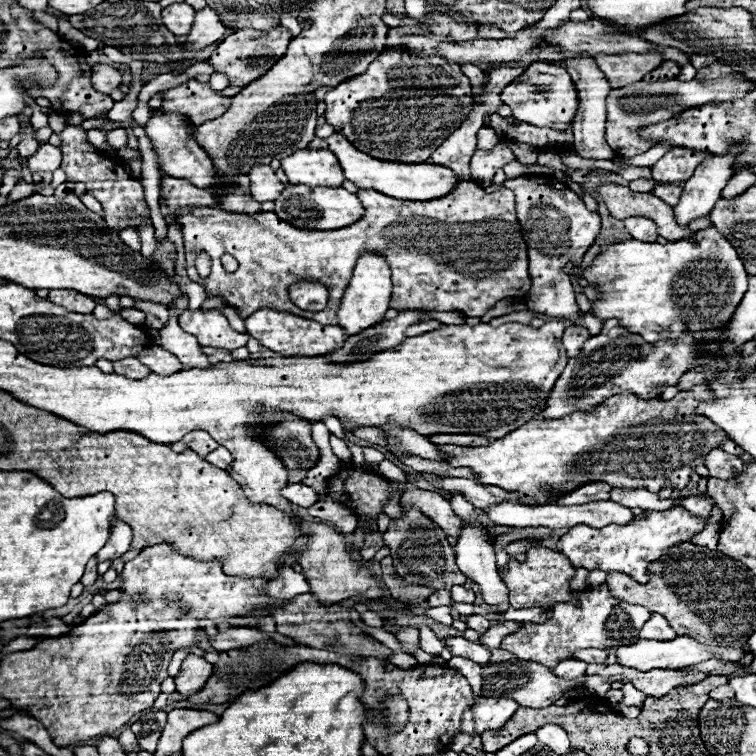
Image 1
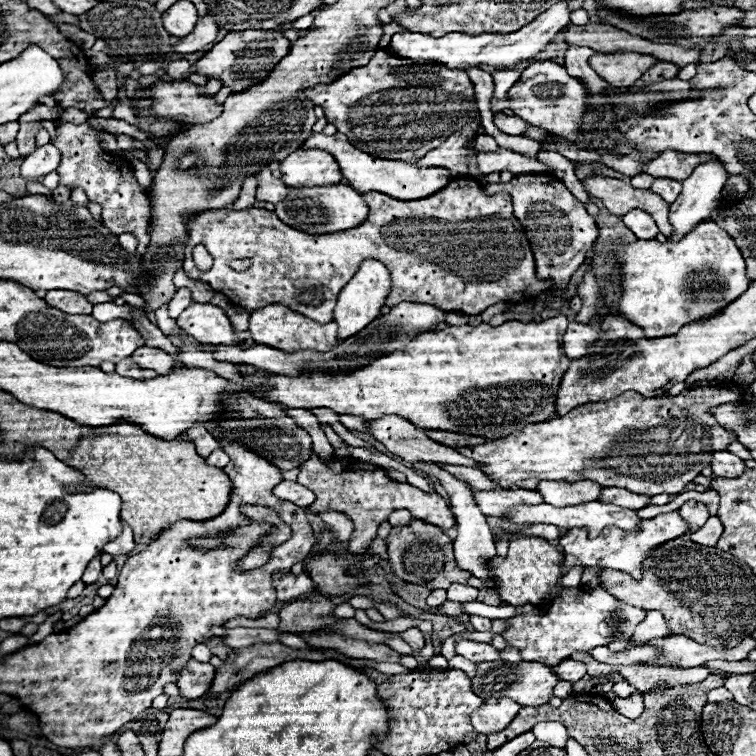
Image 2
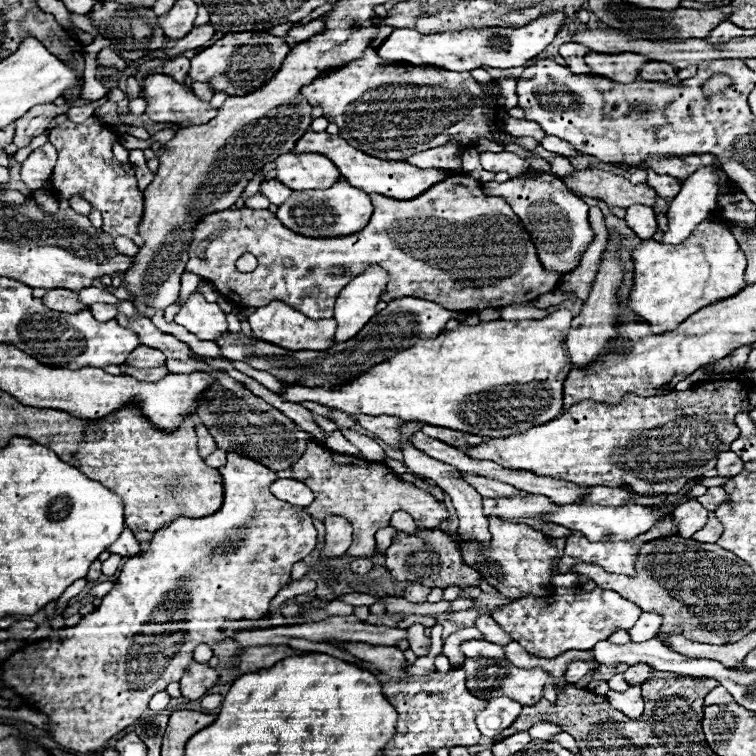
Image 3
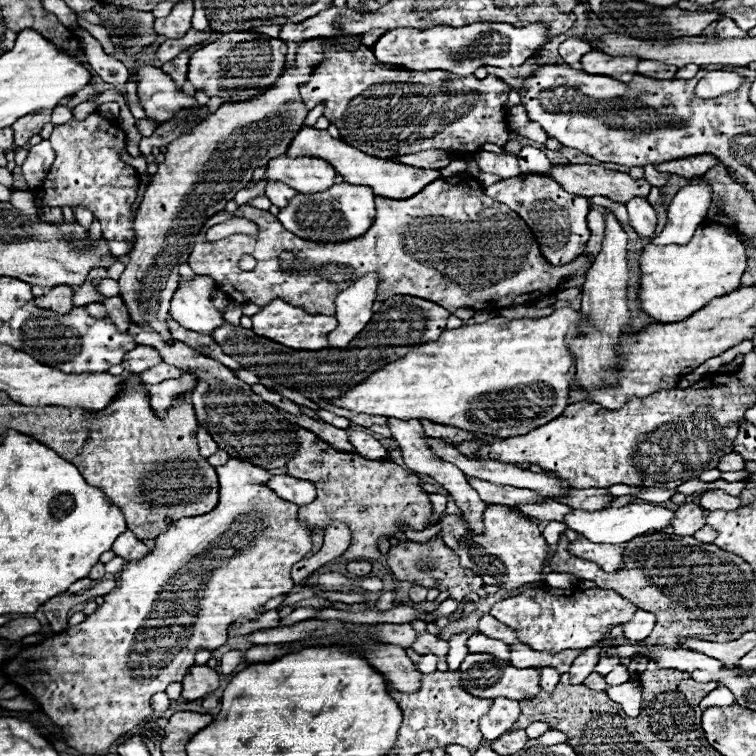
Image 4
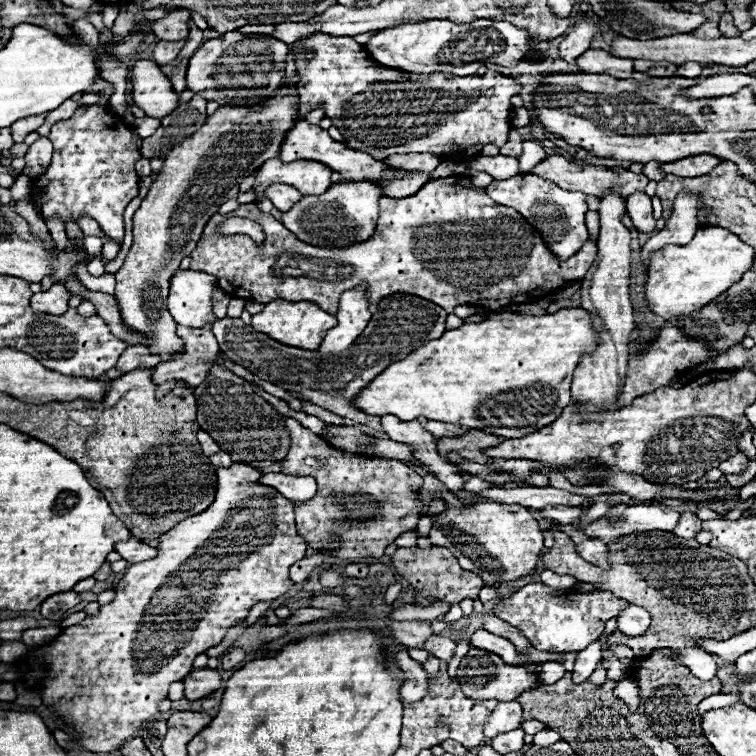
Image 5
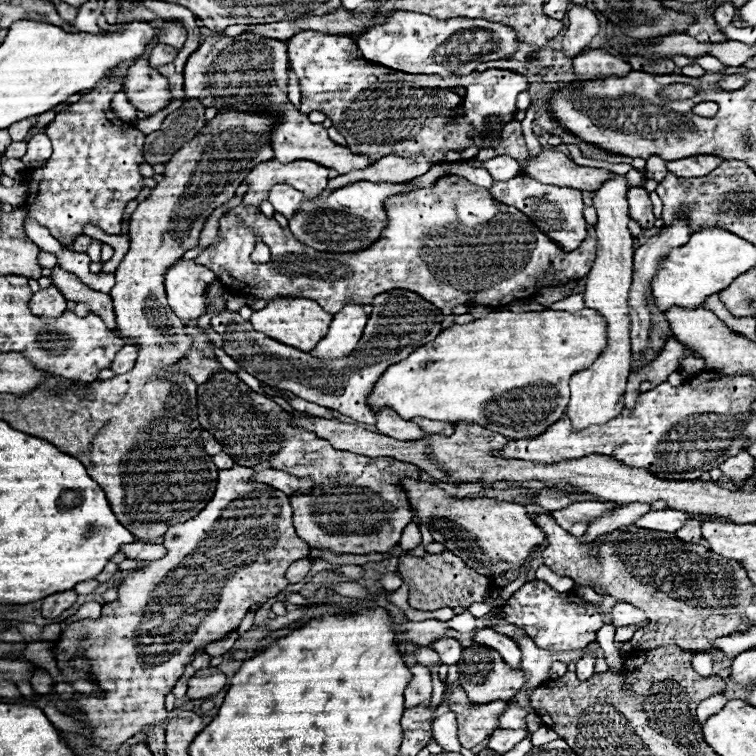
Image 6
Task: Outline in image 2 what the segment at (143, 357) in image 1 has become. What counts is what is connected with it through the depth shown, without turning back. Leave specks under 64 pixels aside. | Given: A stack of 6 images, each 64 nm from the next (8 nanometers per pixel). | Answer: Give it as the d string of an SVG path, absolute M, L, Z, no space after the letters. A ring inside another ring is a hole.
M142 346L142 348L136 350L130 358L132 358L132 362L136 362L138 366L152 368L152 370L156 370L158 374L170 374L170 372L172 372L172 366L174 366L174 360L170 358L170 354L166 354L166 352L160 350L160 348Z

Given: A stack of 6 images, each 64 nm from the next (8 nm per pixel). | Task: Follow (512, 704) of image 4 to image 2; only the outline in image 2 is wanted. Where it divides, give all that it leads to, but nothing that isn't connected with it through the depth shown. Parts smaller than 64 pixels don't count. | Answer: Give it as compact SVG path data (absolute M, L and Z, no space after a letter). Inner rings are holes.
M488 698L484 704L472 712L472 724L476 734L496 734L516 718L520 704L510 698Z

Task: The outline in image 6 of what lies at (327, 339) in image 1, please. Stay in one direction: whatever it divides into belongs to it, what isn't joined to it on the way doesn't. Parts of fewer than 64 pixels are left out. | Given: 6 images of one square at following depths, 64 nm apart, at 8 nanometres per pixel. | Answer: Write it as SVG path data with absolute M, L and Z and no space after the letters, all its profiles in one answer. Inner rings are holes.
M276 298L266 308L256 310L250 318L256 332L266 334L268 338L274 338L286 346L294 346L302 352L314 350L314 346L328 334L328 328L332 324L332 314L324 312L314 300L308 298Z

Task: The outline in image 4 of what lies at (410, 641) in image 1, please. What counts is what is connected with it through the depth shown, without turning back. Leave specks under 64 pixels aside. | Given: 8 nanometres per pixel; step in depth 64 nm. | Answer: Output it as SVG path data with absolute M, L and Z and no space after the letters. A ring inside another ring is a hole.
M414 620L412 626L418 630L418 638L416 638L414 646L412 646L418 654L436 654L438 658L446 658L446 654L448 654L448 640L442 640L438 636L426 632L422 620Z

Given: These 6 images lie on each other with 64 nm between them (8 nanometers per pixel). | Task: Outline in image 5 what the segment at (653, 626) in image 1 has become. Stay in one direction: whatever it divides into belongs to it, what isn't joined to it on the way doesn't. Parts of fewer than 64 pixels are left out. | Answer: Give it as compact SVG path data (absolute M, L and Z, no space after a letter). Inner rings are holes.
M628 604L628 608L622 610L622 614L618 614L616 624L618 630L622 630L626 636L640 636L650 626L650 614L644 608Z

